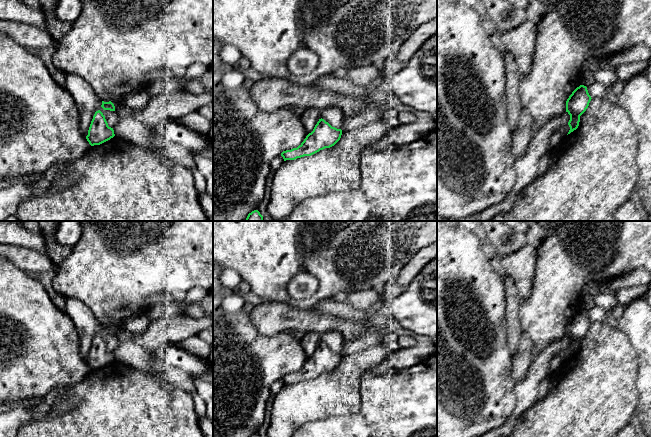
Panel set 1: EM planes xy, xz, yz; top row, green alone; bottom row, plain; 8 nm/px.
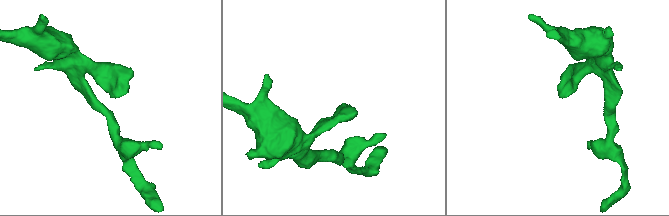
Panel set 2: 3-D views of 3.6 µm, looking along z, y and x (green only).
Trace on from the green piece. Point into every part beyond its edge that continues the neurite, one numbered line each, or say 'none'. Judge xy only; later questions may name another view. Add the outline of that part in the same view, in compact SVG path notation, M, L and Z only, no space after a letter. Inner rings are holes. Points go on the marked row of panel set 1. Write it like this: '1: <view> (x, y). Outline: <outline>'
none

